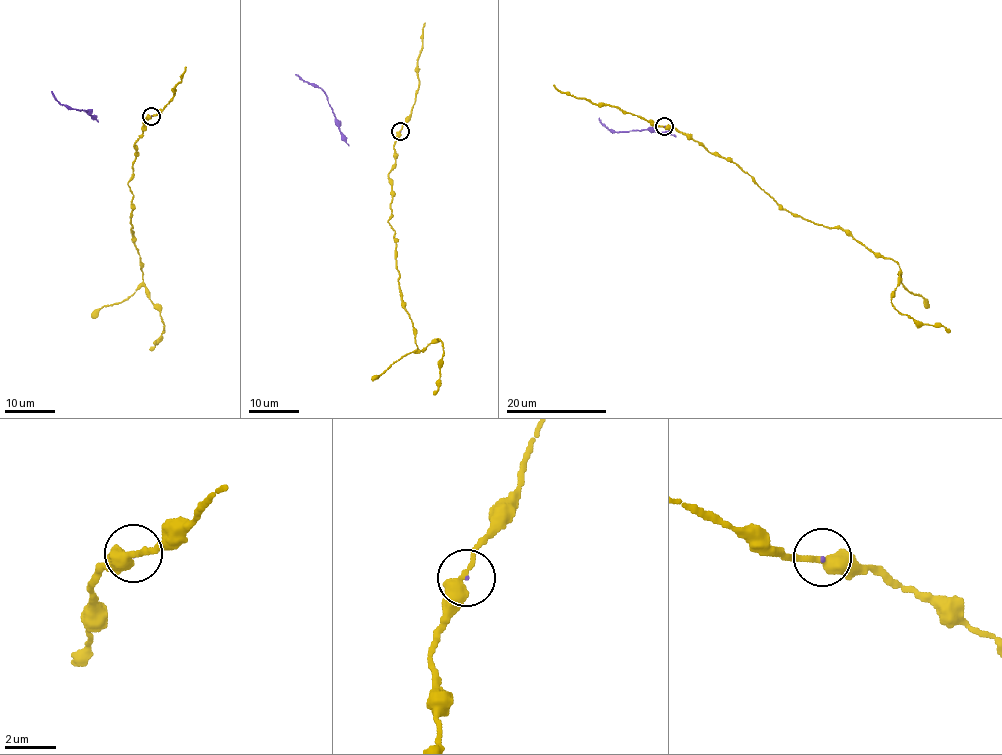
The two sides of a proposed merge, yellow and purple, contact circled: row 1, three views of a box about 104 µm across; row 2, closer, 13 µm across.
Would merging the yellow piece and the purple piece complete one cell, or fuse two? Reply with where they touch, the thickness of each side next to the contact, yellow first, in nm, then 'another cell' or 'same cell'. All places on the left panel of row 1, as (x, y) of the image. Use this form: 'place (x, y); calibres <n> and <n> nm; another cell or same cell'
place (151, 116); calibres 320 and 70 nm; same cell

